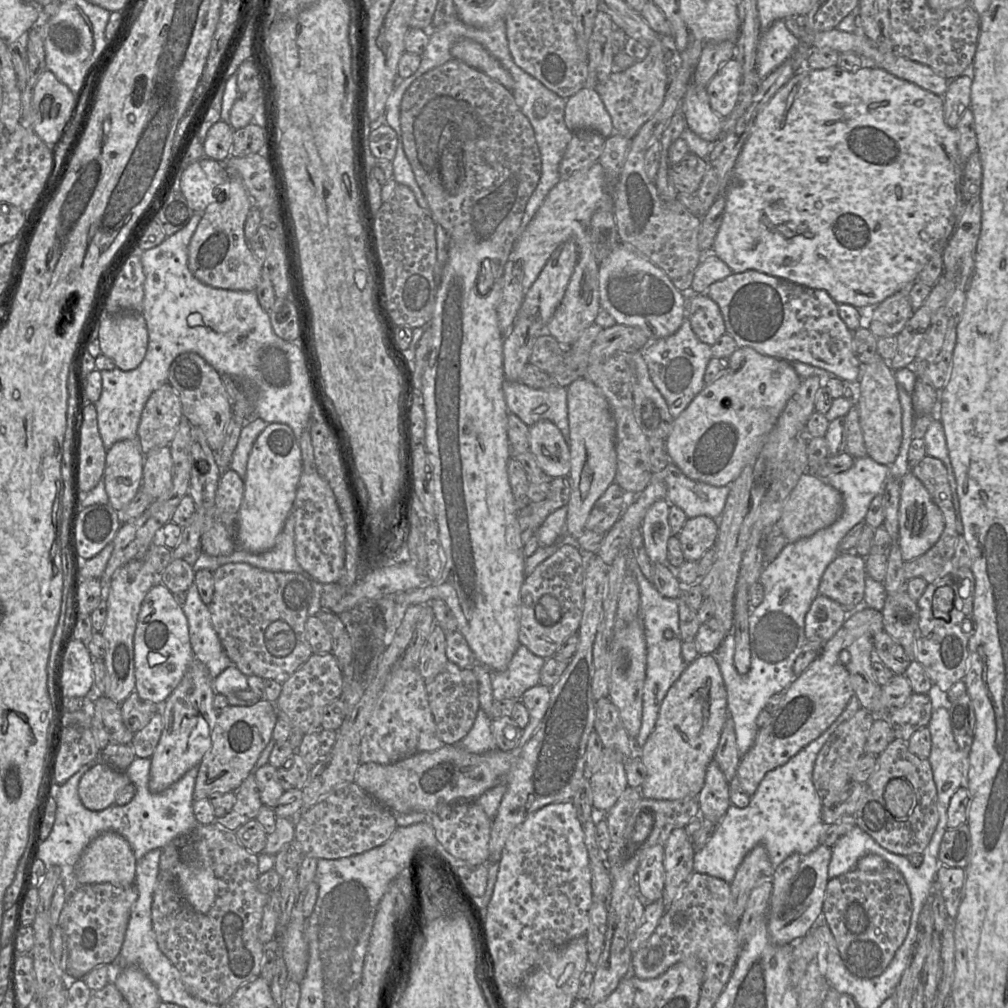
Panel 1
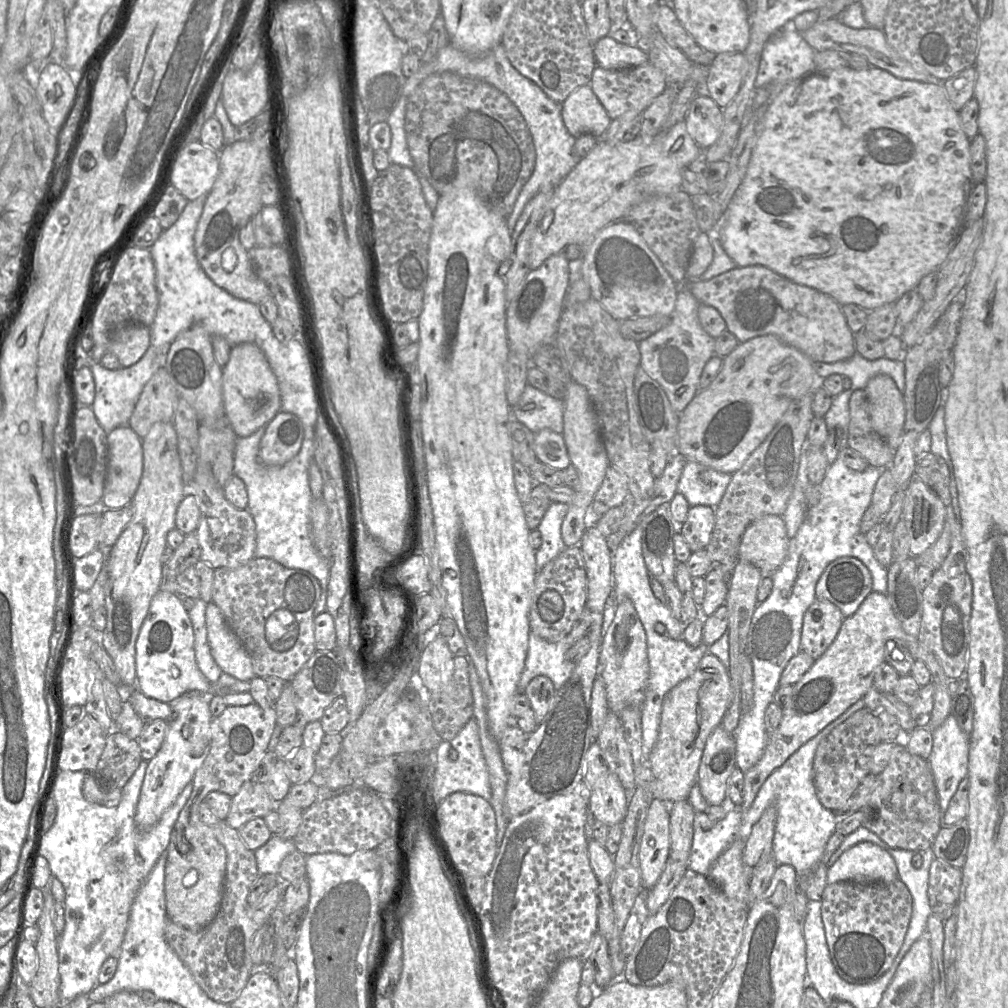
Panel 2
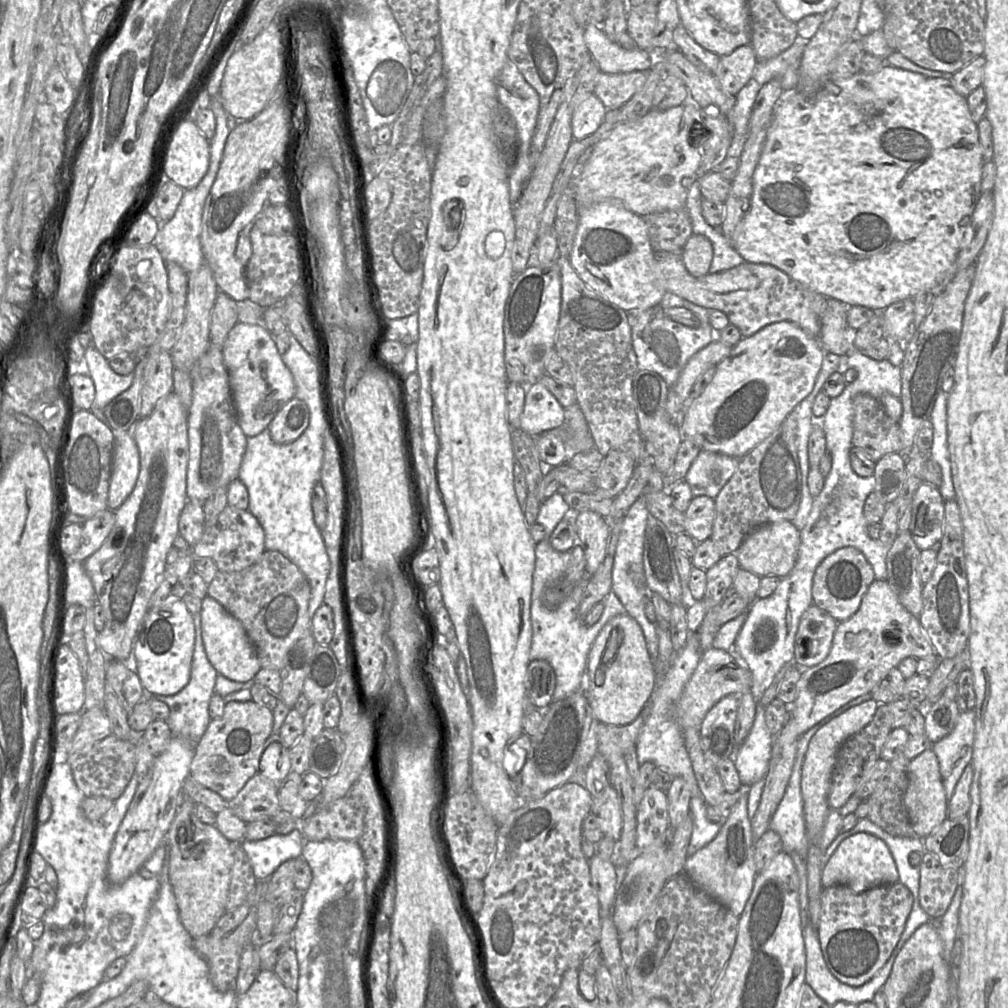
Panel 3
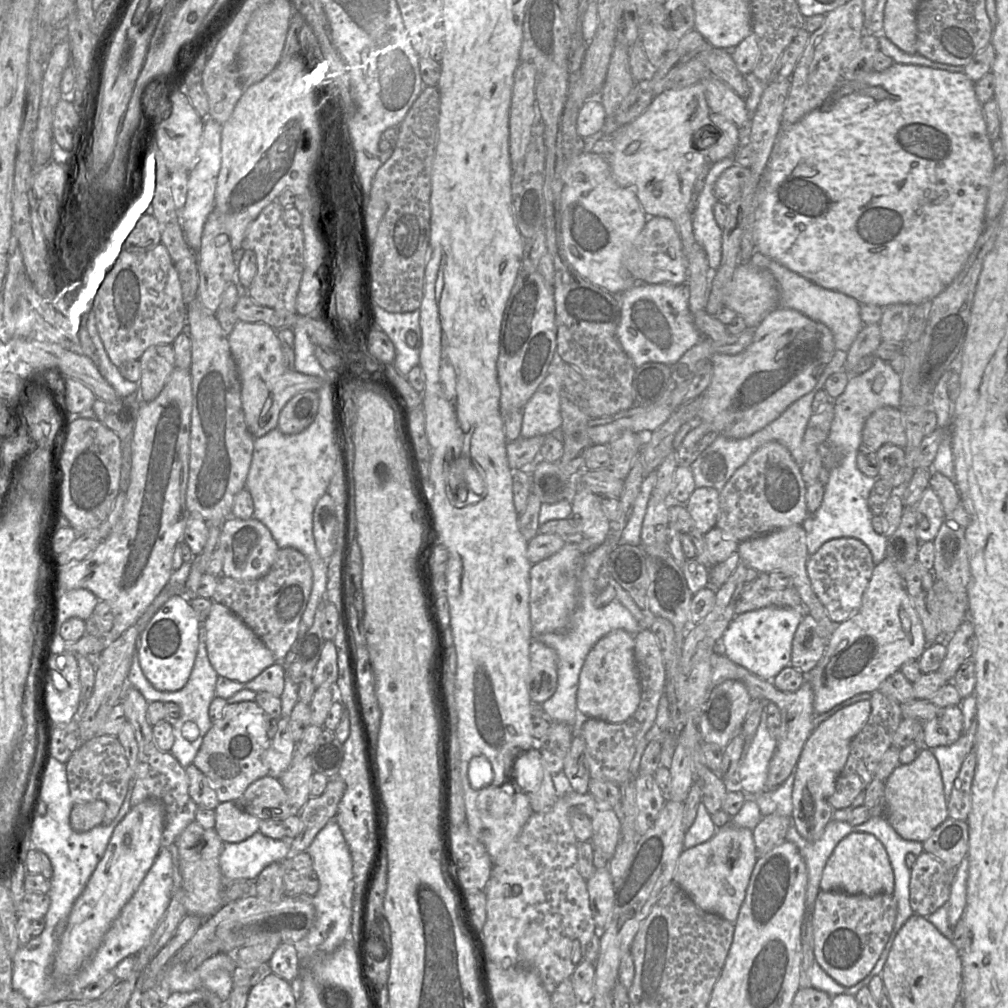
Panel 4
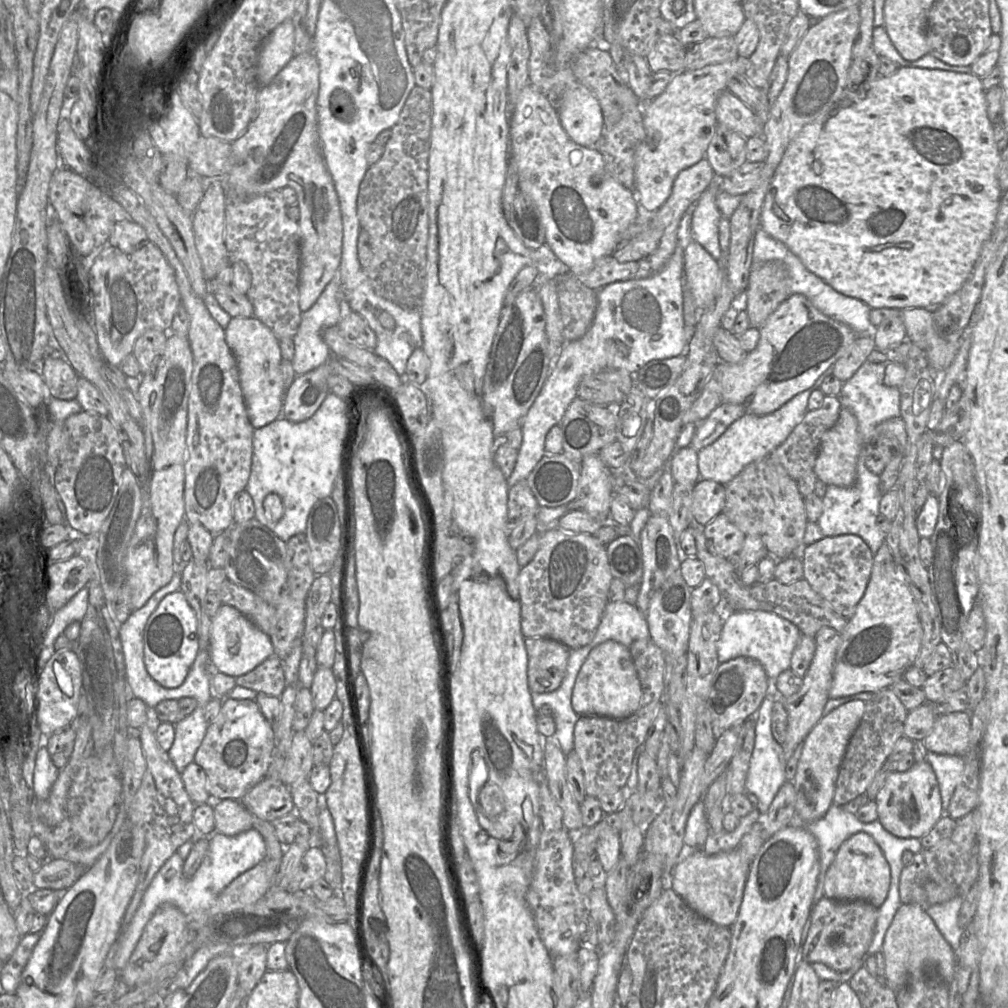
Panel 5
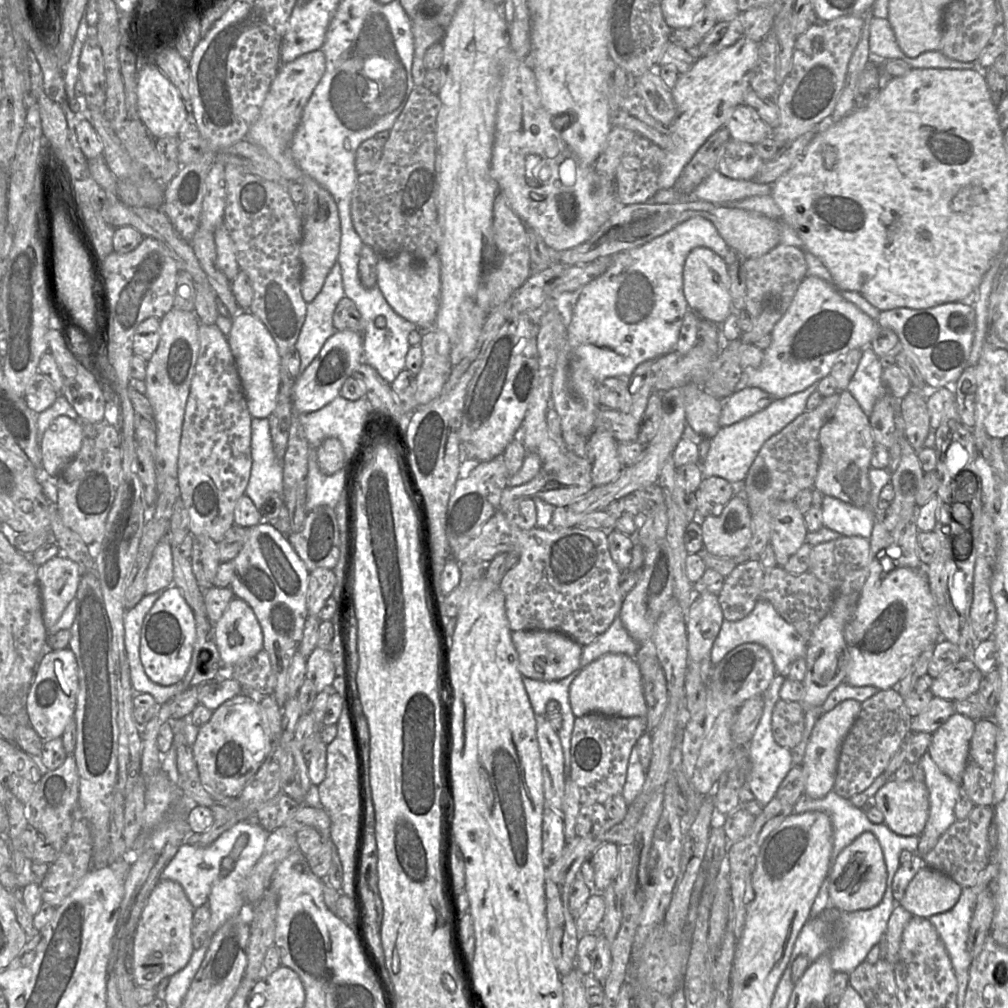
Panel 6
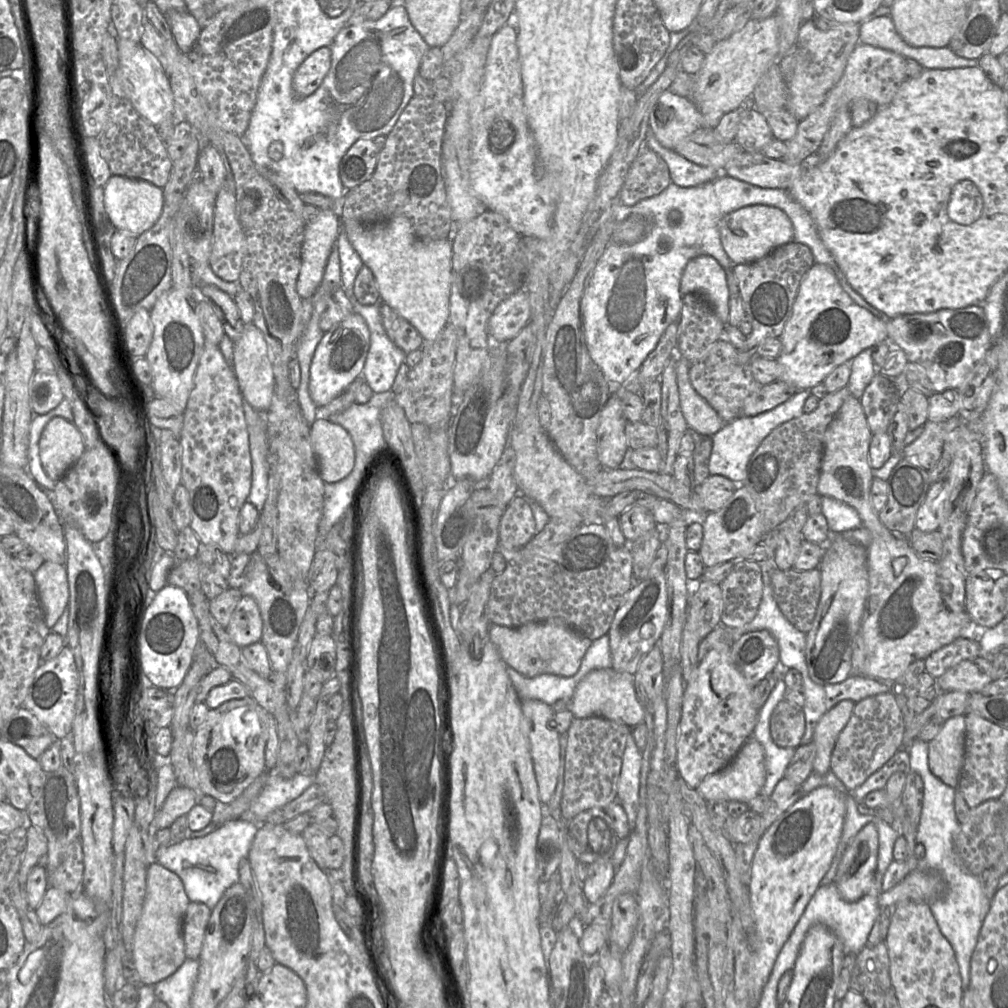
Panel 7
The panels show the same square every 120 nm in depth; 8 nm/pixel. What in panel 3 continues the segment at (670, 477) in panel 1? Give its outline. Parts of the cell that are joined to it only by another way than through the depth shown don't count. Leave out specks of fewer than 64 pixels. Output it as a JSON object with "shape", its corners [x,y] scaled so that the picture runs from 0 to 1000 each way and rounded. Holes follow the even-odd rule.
{"shape":[[[696,446],[687,458],[679,476],[688,492],[711,493],[730,467],[734,454]]]}

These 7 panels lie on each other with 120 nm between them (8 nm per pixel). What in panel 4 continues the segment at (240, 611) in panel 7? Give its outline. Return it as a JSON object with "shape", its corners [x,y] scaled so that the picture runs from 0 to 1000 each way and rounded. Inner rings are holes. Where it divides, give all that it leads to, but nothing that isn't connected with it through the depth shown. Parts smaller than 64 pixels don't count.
{"shape":[[[211,597],[208,608],[202,616],[202,622],[206,653],[216,670],[244,678],[274,658],[271,649],[263,639],[223,600]]]}

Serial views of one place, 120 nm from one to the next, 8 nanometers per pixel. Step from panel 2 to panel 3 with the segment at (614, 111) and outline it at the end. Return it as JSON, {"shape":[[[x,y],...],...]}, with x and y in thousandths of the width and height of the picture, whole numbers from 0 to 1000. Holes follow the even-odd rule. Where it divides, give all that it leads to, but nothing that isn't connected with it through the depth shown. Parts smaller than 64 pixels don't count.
{"shape":[[[627,70],[614,73],[595,72],[591,78],[589,94],[602,109],[615,108],[640,83],[643,70]]]}

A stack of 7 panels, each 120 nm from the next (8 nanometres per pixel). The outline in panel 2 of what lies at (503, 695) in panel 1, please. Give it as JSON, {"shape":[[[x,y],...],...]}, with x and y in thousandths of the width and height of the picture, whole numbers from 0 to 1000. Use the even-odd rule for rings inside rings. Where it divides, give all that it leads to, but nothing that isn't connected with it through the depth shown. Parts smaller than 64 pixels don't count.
{"shape":[[[526,626],[523,652],[514,677],[514,687],[520,687],[525,677],[532,671],[544,672],[548,676],[551,685],[556,684],[565,673],[571,660],[562,653],[562,647],[567,640],[563,638],[562,632],[554,637],[544,637]]]}

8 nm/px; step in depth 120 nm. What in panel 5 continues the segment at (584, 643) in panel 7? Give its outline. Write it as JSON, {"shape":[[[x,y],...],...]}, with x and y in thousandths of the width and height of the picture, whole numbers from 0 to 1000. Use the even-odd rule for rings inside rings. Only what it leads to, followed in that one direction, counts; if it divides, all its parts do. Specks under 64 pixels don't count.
{"shape":[[[521,633],[524,652],[523,674],[526,687],[546,688],[561,672],[565,644],[546,633]]]}

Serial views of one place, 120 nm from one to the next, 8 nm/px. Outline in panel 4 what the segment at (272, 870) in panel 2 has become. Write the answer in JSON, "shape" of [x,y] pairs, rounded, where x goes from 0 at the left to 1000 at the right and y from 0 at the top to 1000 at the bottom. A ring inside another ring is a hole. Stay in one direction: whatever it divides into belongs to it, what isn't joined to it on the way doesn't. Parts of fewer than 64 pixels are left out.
{"shape":[[[256,824],[240,835],[222,836],[217,850],[222,873],[254,873],[264,859],[288,848],[289,833],[273,833]]]}

